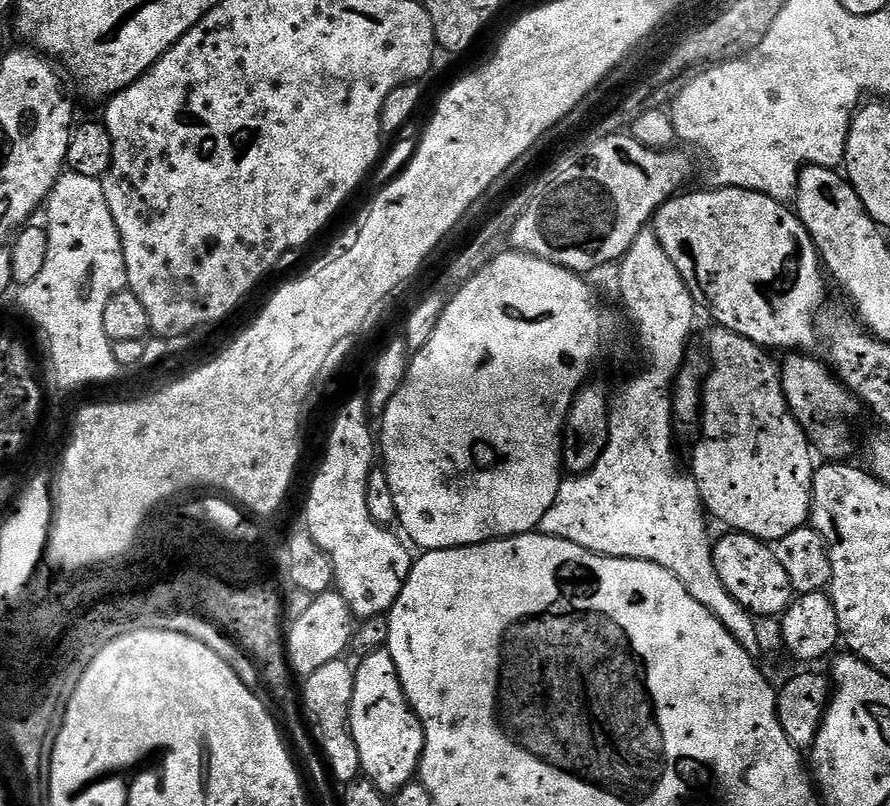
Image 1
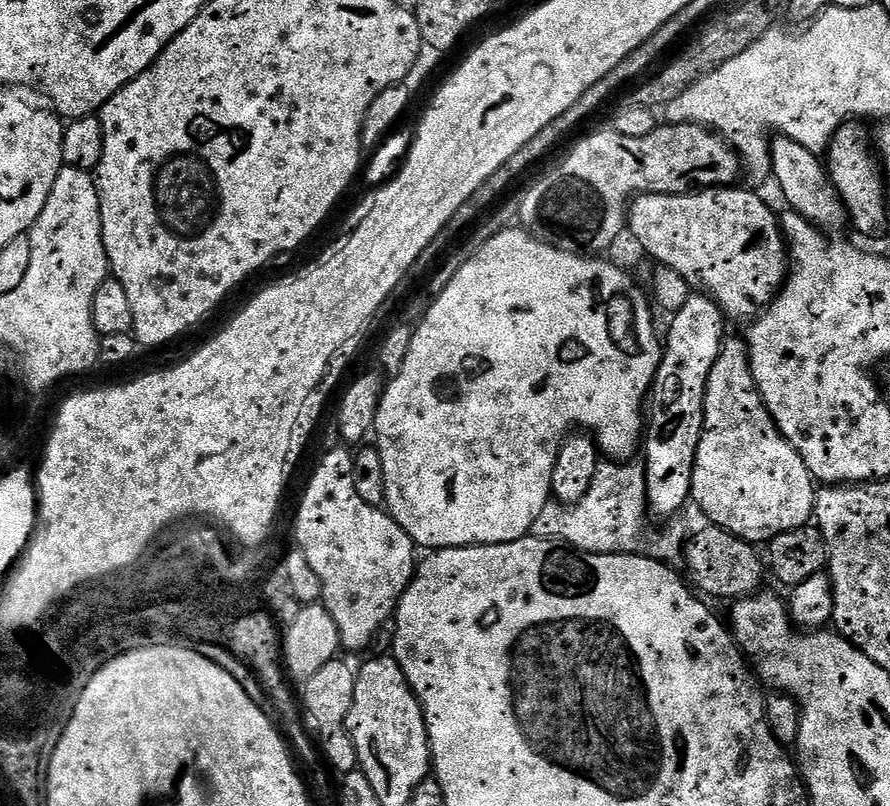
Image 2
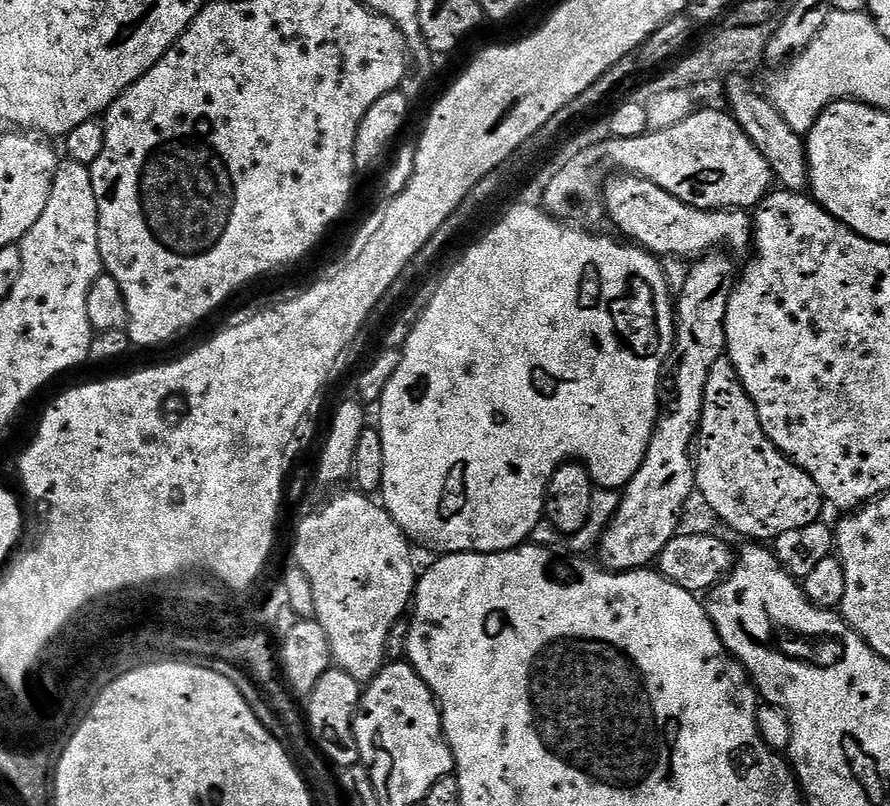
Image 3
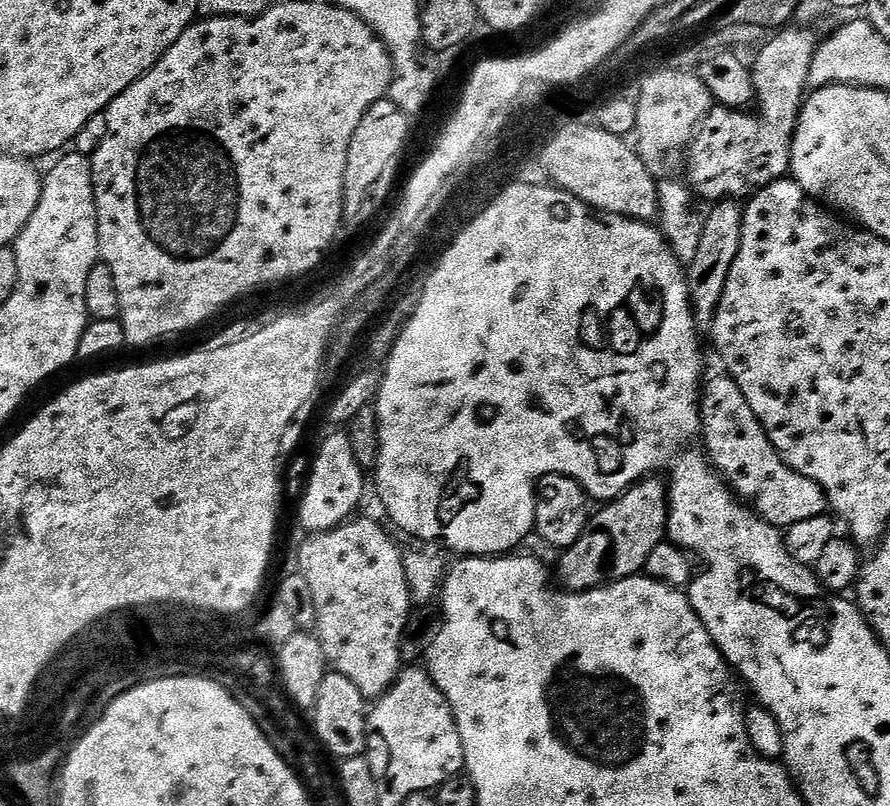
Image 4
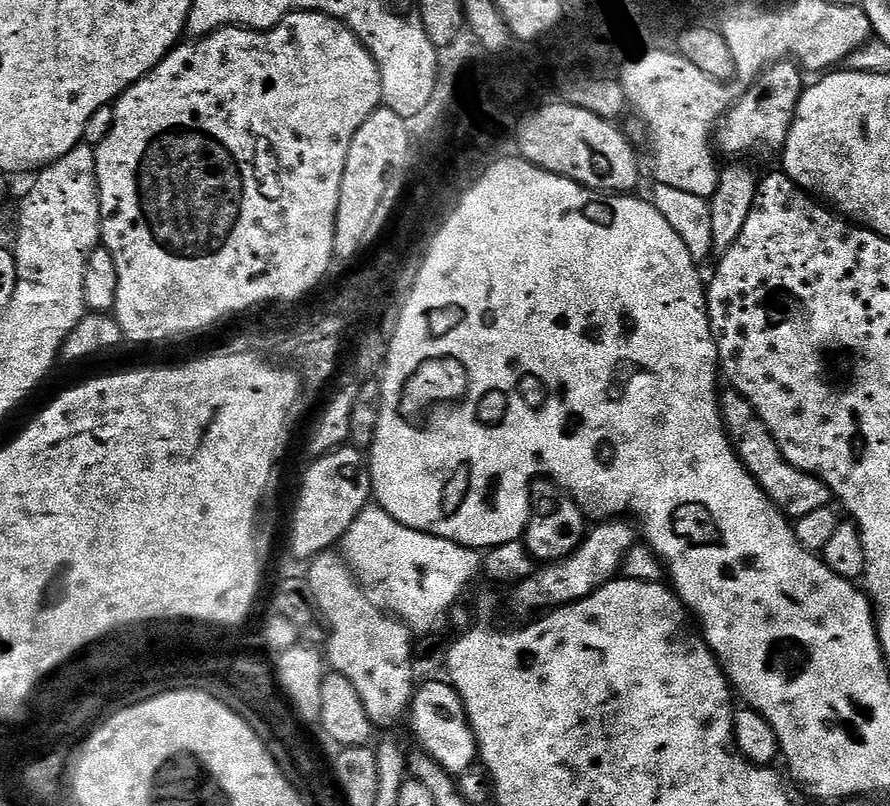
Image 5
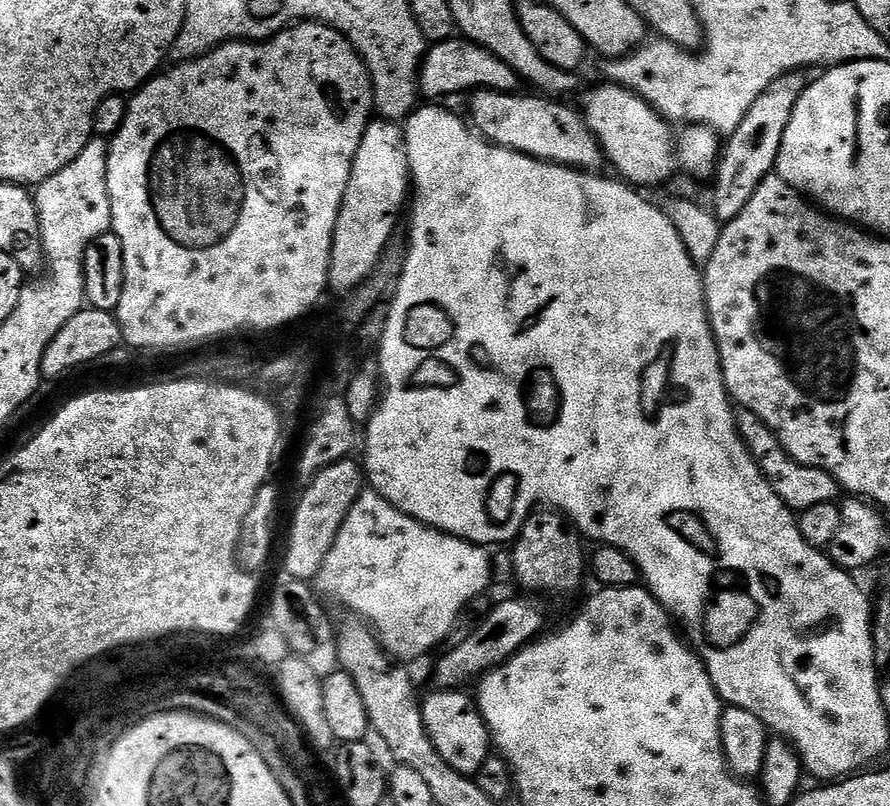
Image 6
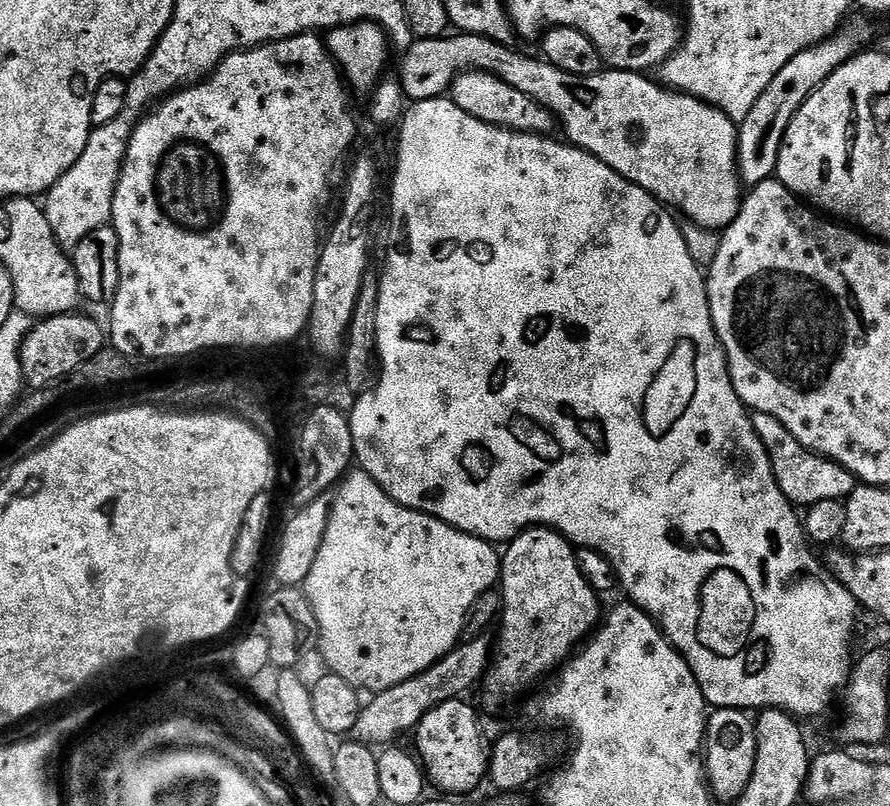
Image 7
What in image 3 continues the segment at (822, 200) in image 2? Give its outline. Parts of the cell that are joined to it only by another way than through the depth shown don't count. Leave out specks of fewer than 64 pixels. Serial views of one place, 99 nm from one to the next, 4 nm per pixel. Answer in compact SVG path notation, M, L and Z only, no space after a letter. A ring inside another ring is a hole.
M732 74L723 81L724 92L728 95L727 107L732 117L742 126L742 130L762 150L762 156L771 164L772 175L781 189L789 192L804 192L809 187L809 166L805 139L791 129L790 124L782 118L782 114L772 105L767 95L759 96L752 92L752 84L744 74Z

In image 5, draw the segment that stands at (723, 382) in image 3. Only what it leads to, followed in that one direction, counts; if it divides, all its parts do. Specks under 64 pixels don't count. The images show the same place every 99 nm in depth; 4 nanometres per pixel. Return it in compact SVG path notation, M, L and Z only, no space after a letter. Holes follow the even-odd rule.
M731 390L725 392L725 396L723 393L719 397L720 417L724 420L724 429L728 431L728 437L732 440L732 447L736 449L737 458L758 482L760 489L789 518L811 514L813 510L829 507L834 500L832 491L817 476L806 474L786 462L786 458L774 442L774 438L756 416L754 406L750 406L750 402L746 402L746 398L742 398L742 394Z

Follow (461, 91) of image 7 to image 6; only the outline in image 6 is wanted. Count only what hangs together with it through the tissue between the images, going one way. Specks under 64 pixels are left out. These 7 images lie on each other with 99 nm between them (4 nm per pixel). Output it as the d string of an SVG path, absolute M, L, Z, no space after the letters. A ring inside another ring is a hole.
M481 88L471 93L472 120L475 131L491 144L497 144L499 148L509 148L515 152L521 152L527 156L533 156L535 160L548 160L551 164L564 164L567 168L579 168L581 172L599 173L600 168L606 164L606 155L599 141L584 121L583 115L572 108L567 108L567 103L556 98L545 98L540 94L532 96L520 96L510 92L495 92L489 88Z

